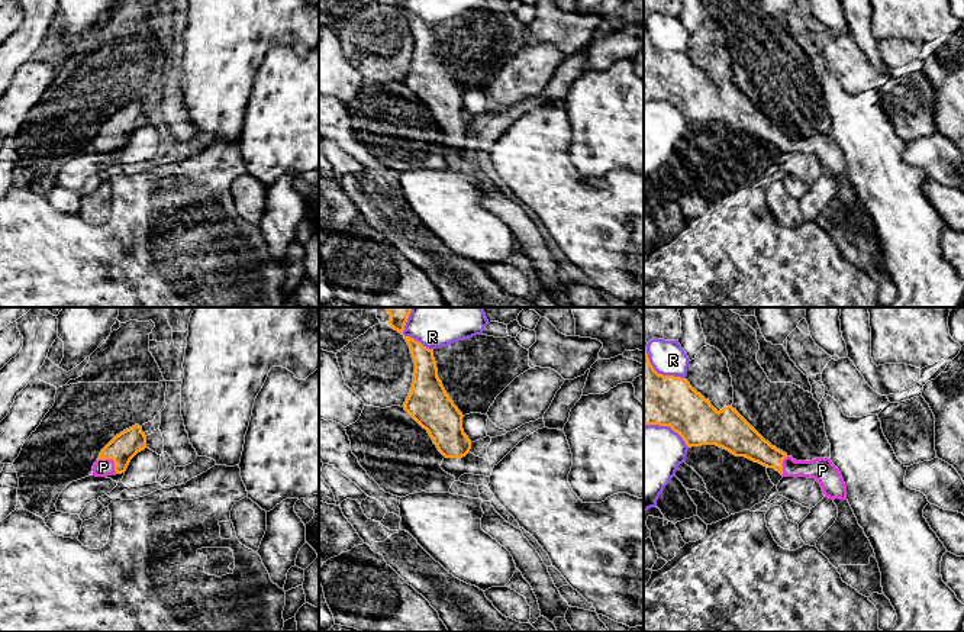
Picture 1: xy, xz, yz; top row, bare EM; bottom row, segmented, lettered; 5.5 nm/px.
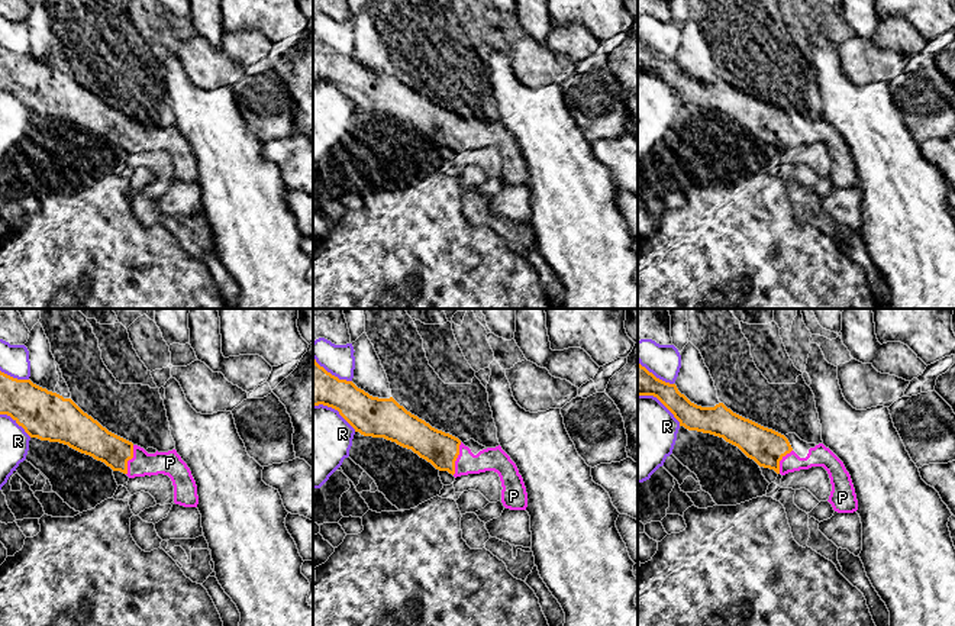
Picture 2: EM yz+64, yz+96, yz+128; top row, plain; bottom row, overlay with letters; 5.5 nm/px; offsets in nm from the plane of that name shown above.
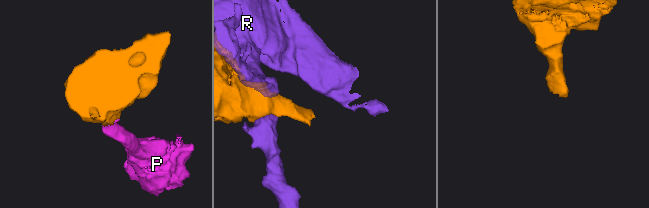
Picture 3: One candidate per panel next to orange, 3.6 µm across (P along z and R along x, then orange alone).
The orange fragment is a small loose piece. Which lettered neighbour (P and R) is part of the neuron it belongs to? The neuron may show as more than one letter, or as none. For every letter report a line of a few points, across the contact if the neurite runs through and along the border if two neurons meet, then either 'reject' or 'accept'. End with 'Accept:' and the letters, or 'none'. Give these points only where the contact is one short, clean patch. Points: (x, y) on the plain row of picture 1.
P: line xy (122, 123), (112, 134), (103, 142); accept
R: reject
Accept: P

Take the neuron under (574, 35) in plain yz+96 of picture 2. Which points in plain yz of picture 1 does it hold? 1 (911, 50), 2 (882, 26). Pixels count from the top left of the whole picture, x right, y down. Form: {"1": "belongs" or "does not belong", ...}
{"1": "belongs", "2": "does not belong"}

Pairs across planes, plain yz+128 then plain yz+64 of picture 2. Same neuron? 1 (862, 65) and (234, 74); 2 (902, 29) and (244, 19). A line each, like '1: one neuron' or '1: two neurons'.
1: one neuron
2: two neurons

